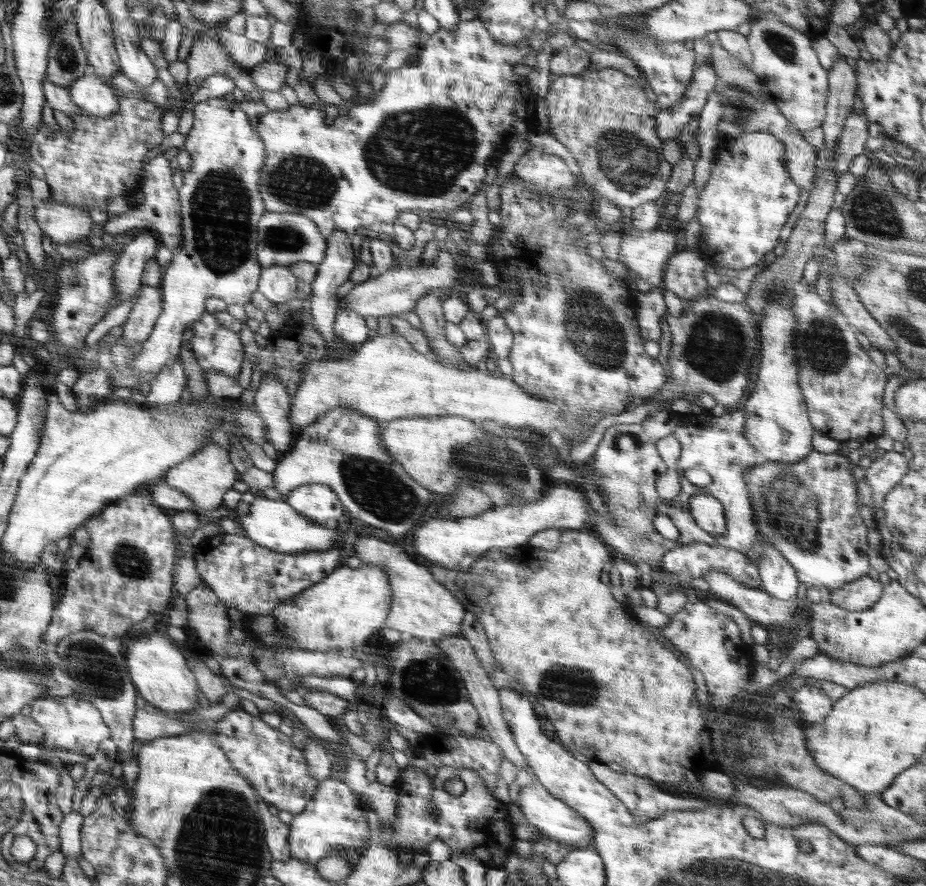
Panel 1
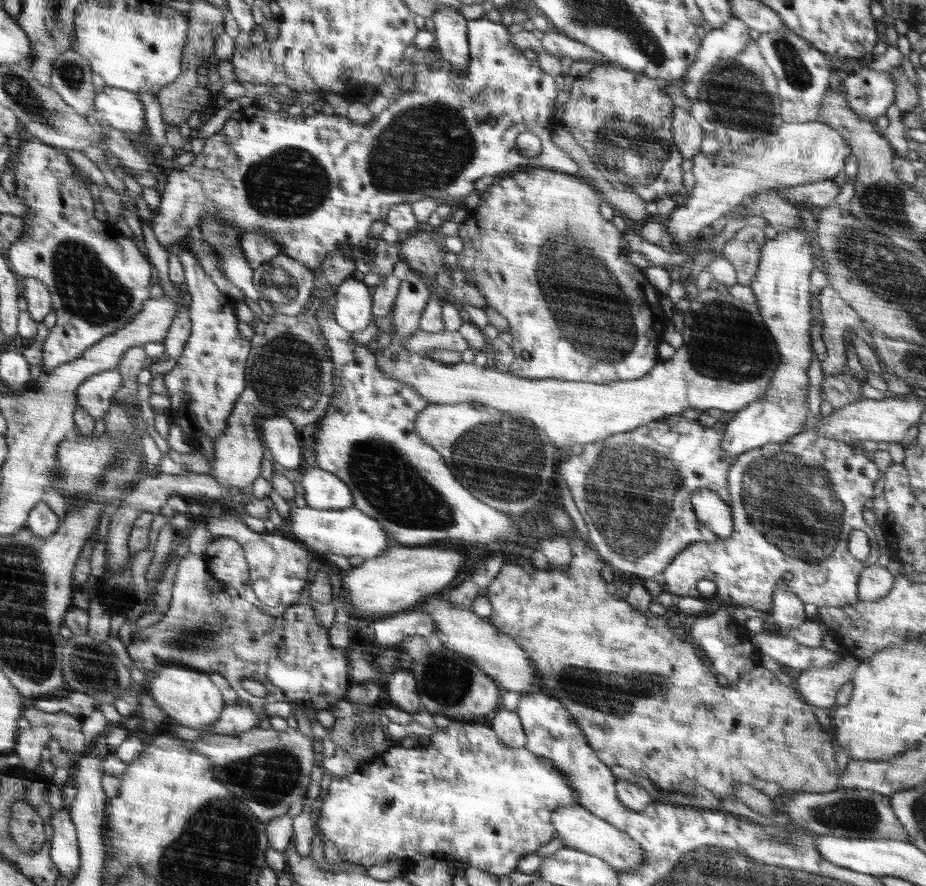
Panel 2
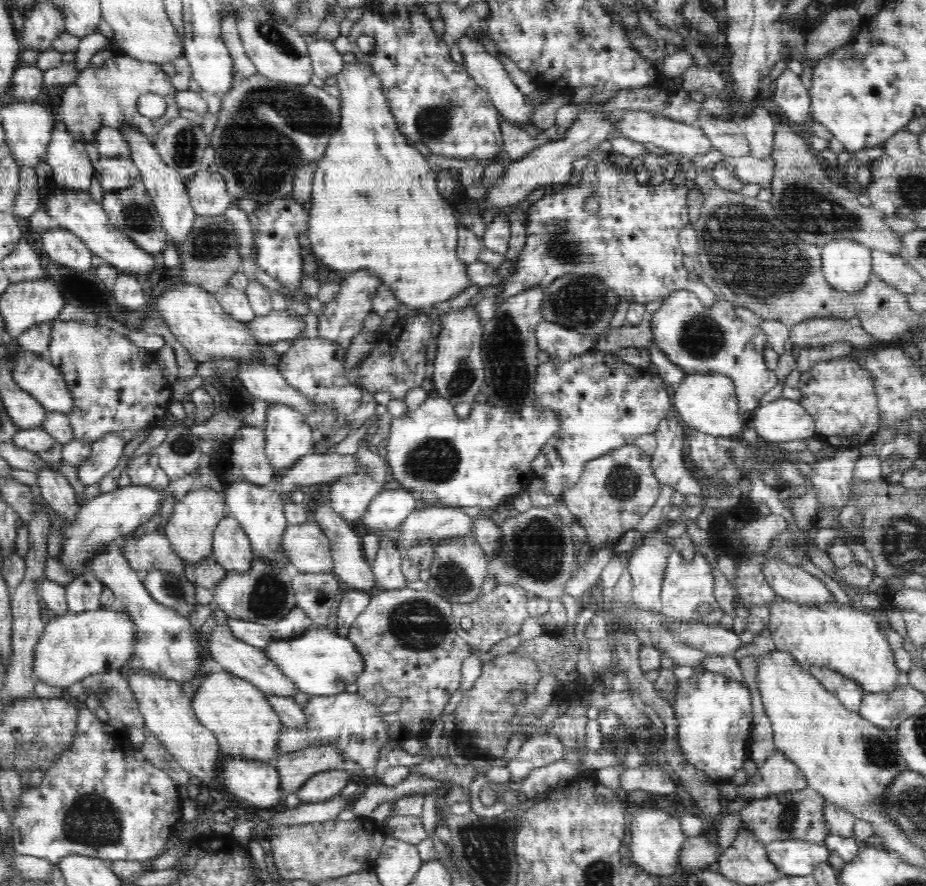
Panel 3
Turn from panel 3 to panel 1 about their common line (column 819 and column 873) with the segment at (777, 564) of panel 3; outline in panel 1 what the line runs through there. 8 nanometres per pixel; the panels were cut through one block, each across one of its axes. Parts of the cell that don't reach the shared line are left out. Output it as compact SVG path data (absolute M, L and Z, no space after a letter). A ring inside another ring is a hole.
M868 574L850 581L836 590L824 592L824 597L846 611L861 611L870 608L882 596L885 585Z

